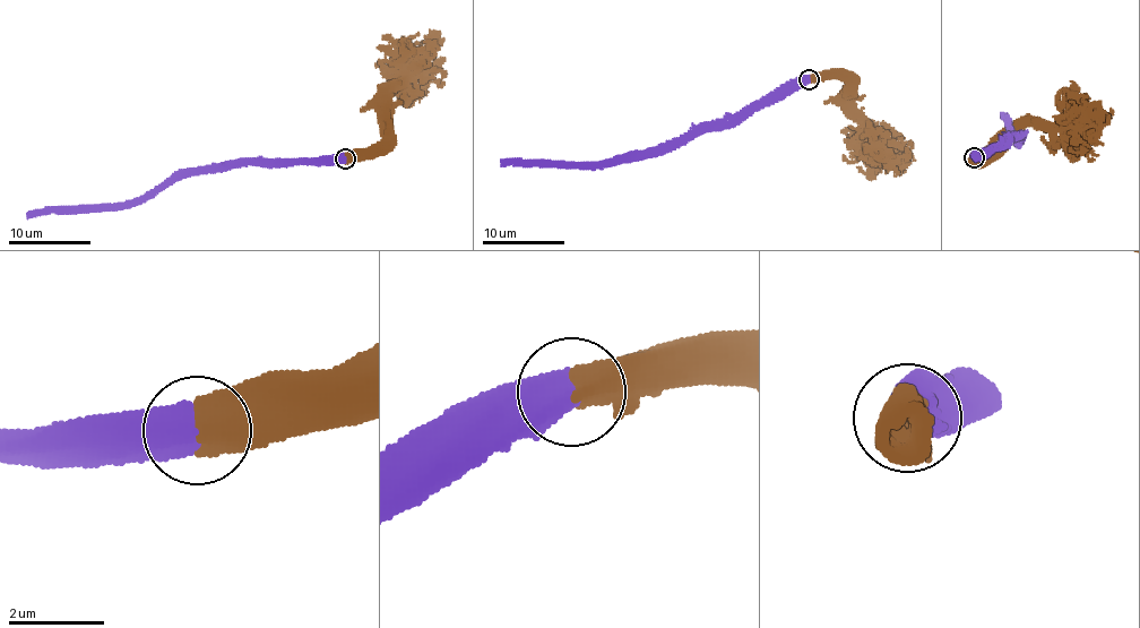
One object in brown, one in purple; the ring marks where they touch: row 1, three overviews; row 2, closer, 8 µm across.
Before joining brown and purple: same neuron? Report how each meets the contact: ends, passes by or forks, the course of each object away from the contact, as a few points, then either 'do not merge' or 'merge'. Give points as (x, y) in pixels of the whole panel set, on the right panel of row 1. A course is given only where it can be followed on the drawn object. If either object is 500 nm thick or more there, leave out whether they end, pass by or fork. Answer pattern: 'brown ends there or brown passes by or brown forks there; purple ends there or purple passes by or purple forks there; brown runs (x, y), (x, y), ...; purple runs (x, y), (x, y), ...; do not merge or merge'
brown runs (975, 158), (977, 163), (1021, 128), (1072, 122), (1100, 127), (1110, 117); purple runs (975, 158), (977, 151), (1002, 142), (1004, 134), (1020, 138), (1018, 132), (1015, 144), (1008, 117), (1003, 119); merge

